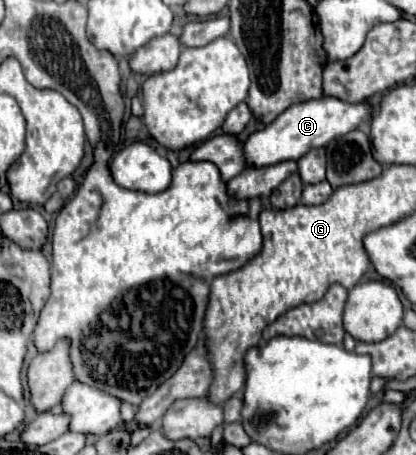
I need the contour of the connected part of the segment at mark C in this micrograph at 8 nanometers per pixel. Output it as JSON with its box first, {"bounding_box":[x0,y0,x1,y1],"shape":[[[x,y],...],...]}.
{"bounding_box":[245,96,377,166],"shape":[[[323,96],[313,102],[299,102],[297,106],[291,106],[281,116],[277,116],[265,130],[259,130],[245,140],[245,160],[247,164],[255,166],[271,166],[283,160],[299,160],[311,148],[327,146],[333,138],[347,134],[349,130],[355,130],[361,122],[369,122],[375,110],[377,108],[369,102],[351,104],[333,96]]]}

